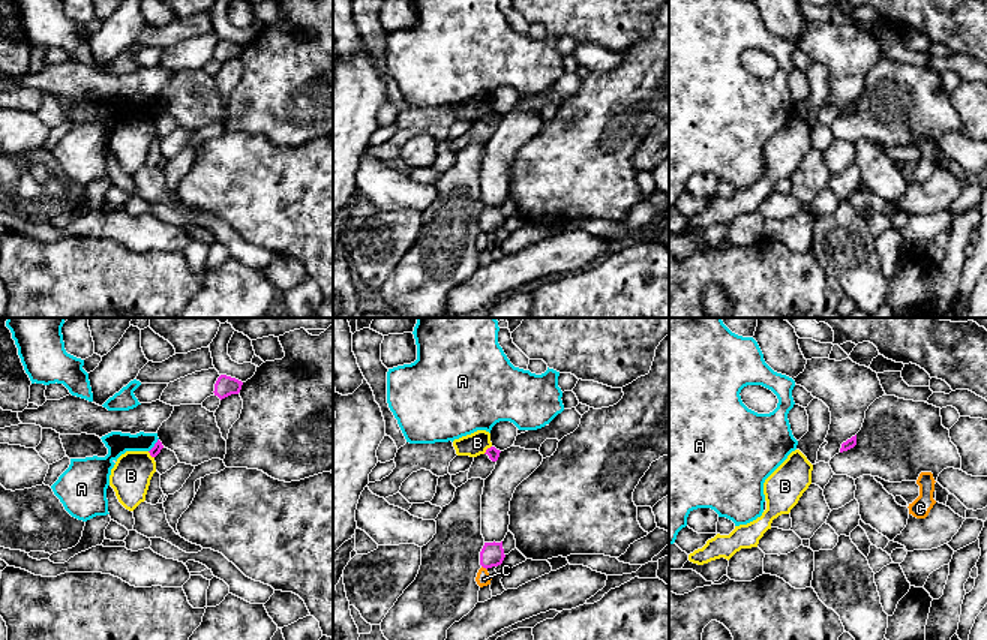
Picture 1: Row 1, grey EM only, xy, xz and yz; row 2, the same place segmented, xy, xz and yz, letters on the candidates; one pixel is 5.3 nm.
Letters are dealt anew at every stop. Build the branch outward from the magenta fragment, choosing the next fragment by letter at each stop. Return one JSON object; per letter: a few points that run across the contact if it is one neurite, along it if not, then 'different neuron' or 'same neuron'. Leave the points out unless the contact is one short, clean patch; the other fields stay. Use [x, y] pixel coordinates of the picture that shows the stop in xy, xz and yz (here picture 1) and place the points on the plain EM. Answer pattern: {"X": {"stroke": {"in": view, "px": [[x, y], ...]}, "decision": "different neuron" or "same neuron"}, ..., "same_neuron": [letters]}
{"A": {"decision": "different neuron"}, "B": {"stroke": {"in": "xz", "px": [[491, 110], [483, 117]]}, "decision": "different neuron"}, "C": {"stroke": {"in": "xz", "px": [[482, 230], [486, 234]]}, "decision": "different neuron"}, "same_neuron": []}

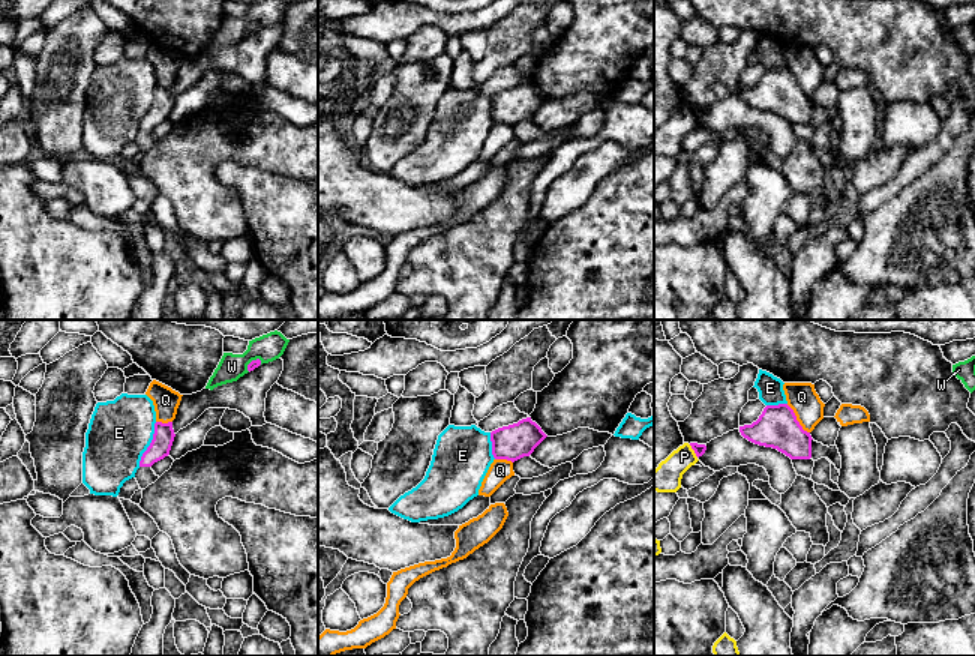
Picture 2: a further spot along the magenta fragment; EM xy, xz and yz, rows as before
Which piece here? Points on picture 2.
{"E": {"decision": "different neuron"}, "P": {"decision": "different neuron"}, "Q": {"stroke": {"in": "yz", "px": [[786, 68], [798, 87], [809, 96]]}, "decision": "different neuron"}, "W": {"decision": "different neuron"}, "same_neuron": []}

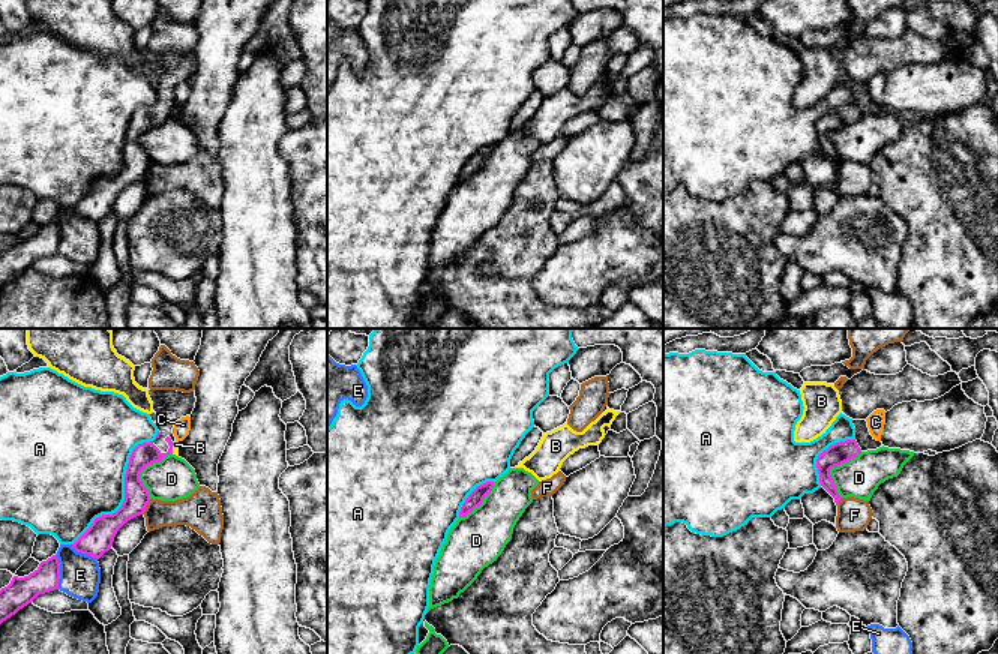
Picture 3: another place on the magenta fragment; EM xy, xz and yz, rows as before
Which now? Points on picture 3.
{"A": {"decision": "different neuron"}, "B": {"stroke": {"in": "xy", "px": [[174, 107], [171, 116]]}, "decision": "different neuron"}, "C": {"stroke": {"in": "xy", "px": [[173, 92], [174, 96]]}, "decision": "different neuron"}, "D": {"stroke": {"in": "yz", "px": [[862, 116], [830, 134], [830, 141], [841, 161]]}, "decision": "different neuron"}, "E": {"stroke": {"in": "xy", "px": [[56, 218], [59, 252]]}, "decision": "different neuron"}, "F": {"decision": "different neuron"}, "same_neuron": []}

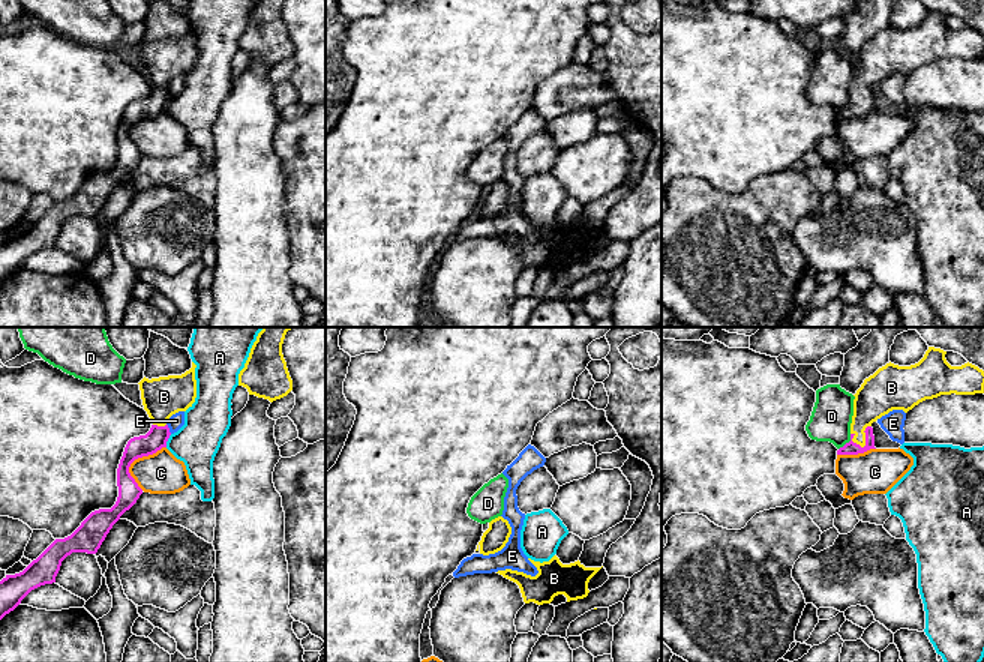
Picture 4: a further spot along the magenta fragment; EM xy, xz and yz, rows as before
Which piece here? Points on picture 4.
{"A": {"stroke": {"in": "xy", "px": [[171, 98], [165, 110]]}, "decision": "different neuron"}, "B": {"stroke": {"in": "yz", "px": [[851, 111], [866, 105], [864, 77], [876, 60]]}, "decision": "same neuron"}, "C": {"stroke": {"in": "xy", "px": [[165, 110], [138, 120], [131, 128], [129, 138], [141, 153]]}, "decision": "different neuron"}, "D": {"stroke": {"in": "yz", "px": [[851, 98], [851, 102], [839, 113]]}, "decision": "different neuron"}, "E": {"stroke": {"in": "xy", "px": [[167, 87], [171, 96]]}, "decision": "different neuron"}, "same_neuron": ["B"]}

